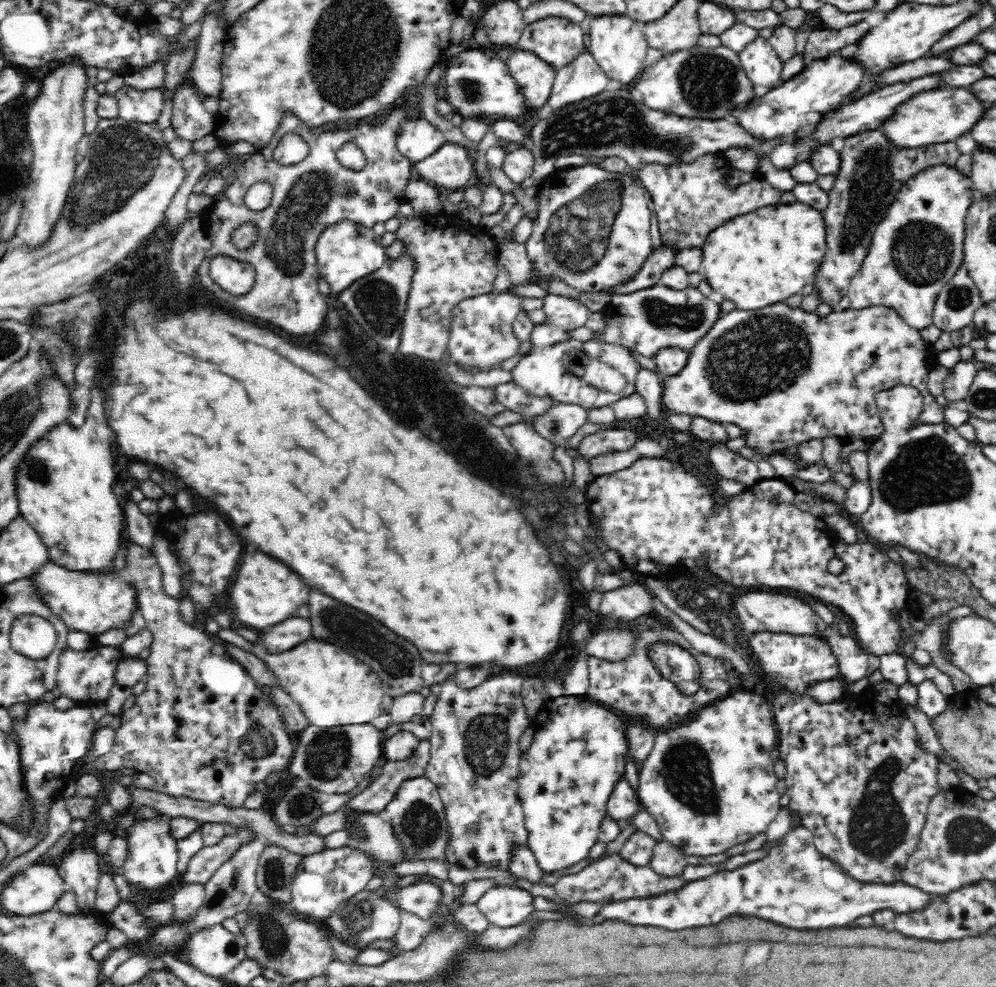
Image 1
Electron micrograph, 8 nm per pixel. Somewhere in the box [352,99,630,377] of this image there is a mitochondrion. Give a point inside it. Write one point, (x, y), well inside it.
(576, 236)

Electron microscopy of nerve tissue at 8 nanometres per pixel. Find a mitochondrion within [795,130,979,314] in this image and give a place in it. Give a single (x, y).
(922, 252)

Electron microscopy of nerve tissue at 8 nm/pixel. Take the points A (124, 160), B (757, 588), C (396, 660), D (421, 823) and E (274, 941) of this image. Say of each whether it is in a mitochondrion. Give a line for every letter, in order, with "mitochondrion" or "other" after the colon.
A: mitochondrion
B: other
C: mitochondrion
D: mitochondrion
E: mitochondrion

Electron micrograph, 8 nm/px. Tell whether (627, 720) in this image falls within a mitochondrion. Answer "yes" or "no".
no

